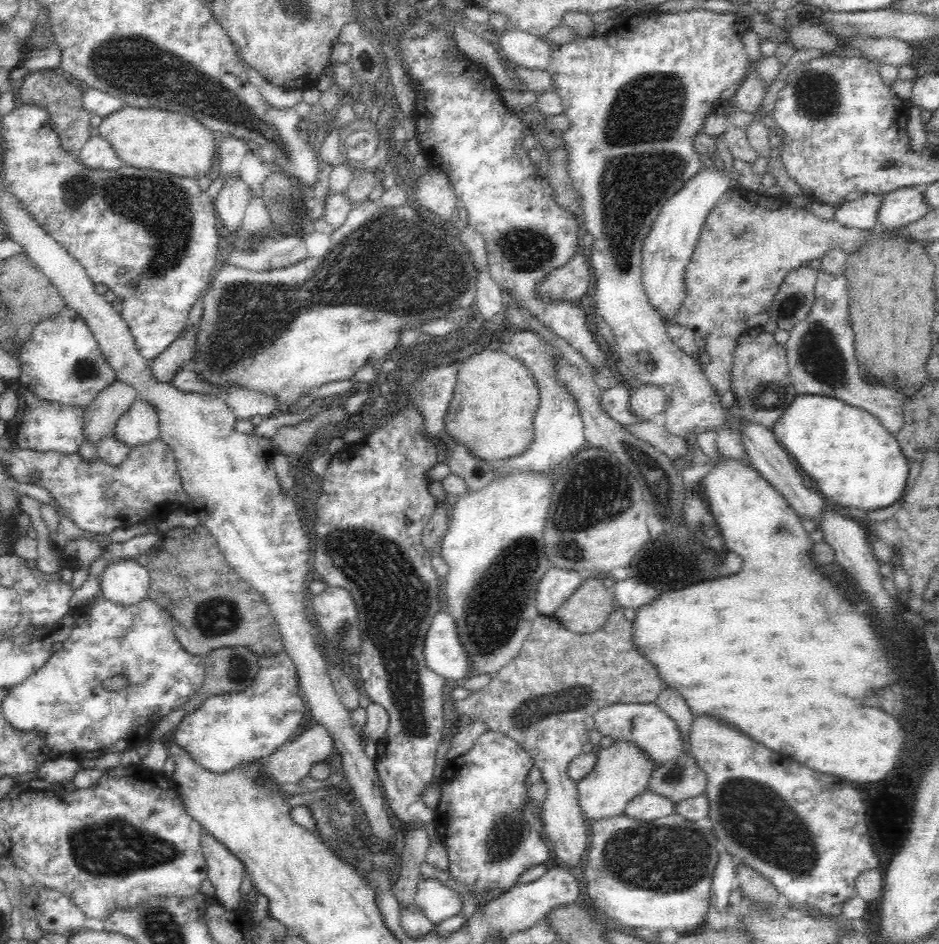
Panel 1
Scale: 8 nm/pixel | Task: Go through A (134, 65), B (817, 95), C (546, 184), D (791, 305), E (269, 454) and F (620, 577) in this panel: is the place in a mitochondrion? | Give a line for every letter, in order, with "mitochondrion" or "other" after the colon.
A: mitochondrion
B: mitochondrion
C: other
D: mitochondrion
E: other
F: other

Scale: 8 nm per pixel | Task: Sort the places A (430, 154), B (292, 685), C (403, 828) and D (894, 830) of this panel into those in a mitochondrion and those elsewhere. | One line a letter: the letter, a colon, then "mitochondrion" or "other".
A: other
B: other
C: other
D: other

